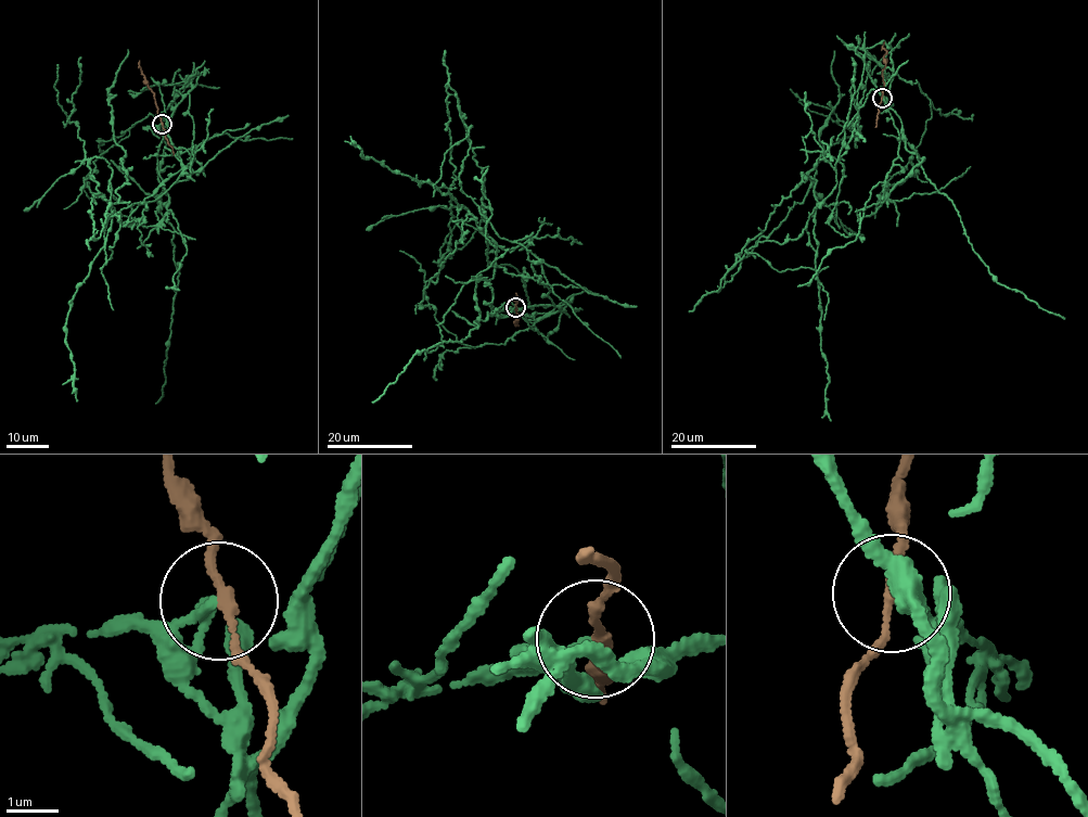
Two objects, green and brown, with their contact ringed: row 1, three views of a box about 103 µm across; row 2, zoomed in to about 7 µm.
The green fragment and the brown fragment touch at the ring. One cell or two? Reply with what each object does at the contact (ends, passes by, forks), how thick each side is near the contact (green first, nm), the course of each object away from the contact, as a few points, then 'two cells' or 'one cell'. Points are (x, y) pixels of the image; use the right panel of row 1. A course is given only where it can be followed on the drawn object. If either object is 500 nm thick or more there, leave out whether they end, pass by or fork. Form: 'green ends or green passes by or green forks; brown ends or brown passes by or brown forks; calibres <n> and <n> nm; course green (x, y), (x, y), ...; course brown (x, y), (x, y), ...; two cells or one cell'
green ends; brown passes by; calibres 150 and 150 nm; course green (882, 99), (865, 65), (835, 186), (797, 238), (750, 246), (718, 292), (855, 136), (790, 89); course brown (882, 99), (884, 41); two cells

